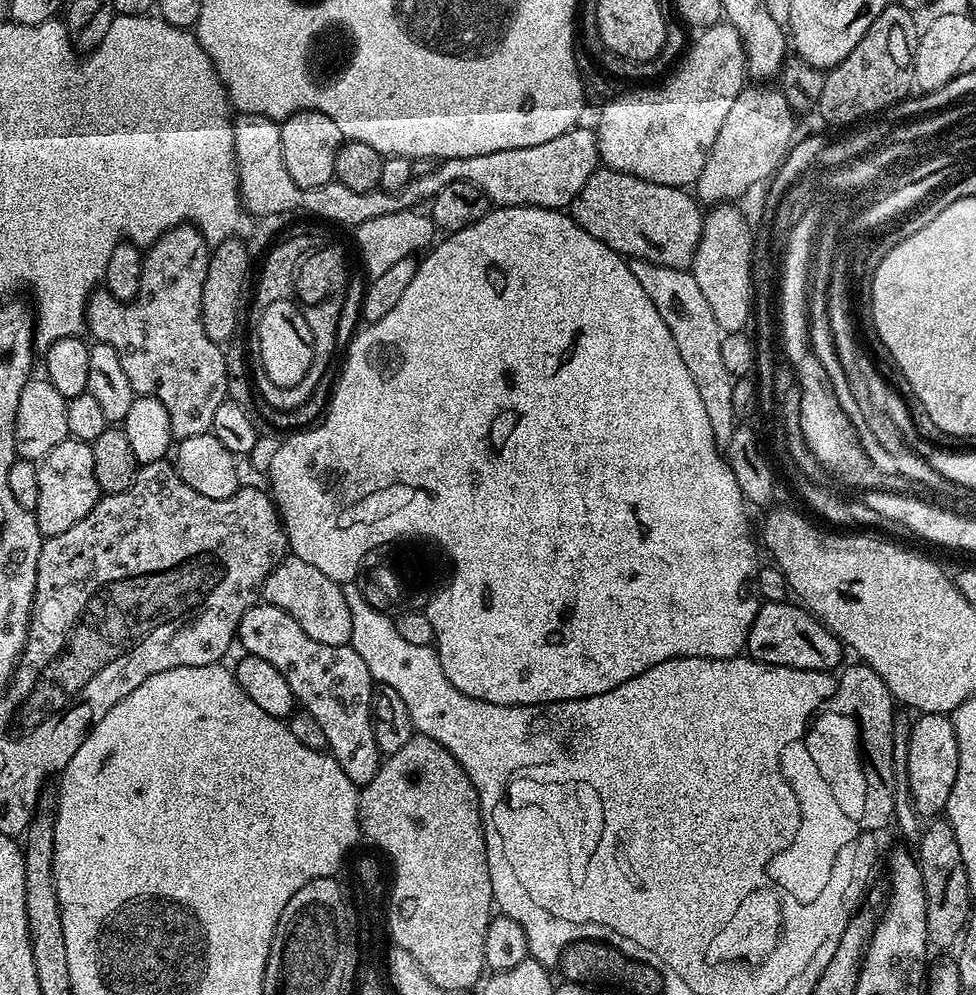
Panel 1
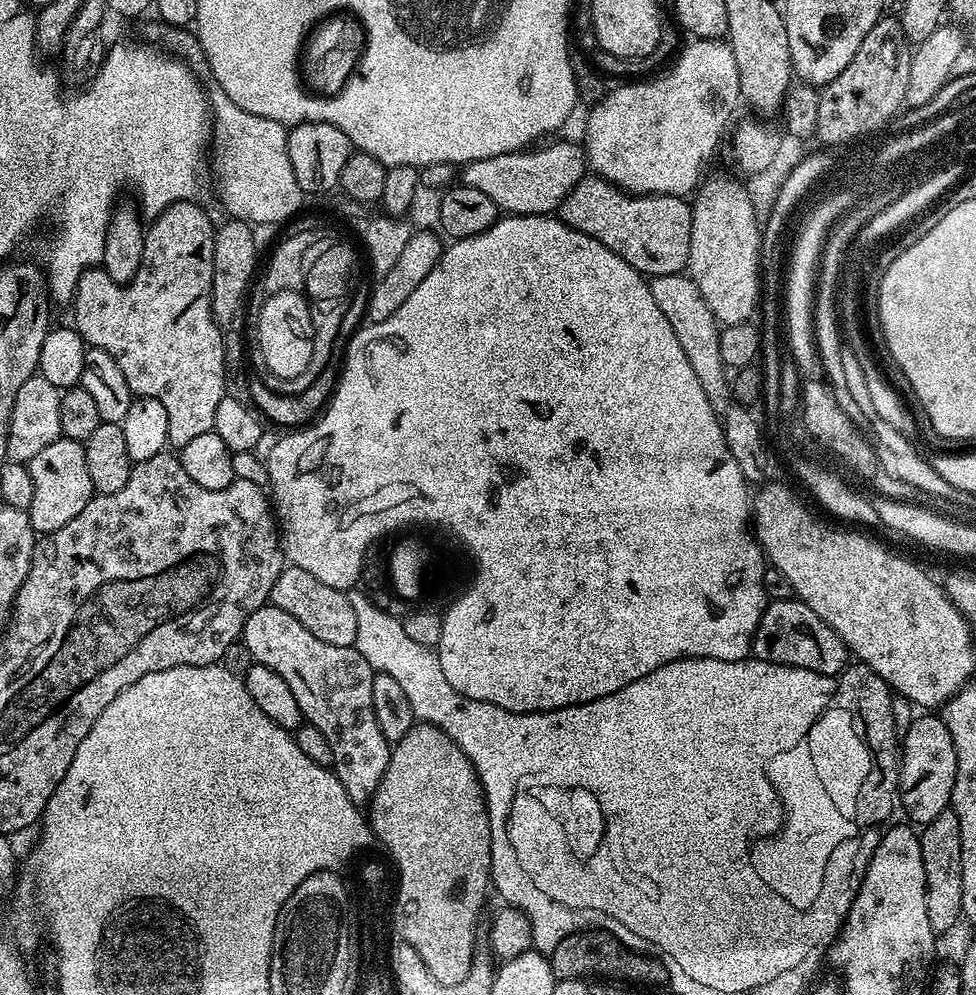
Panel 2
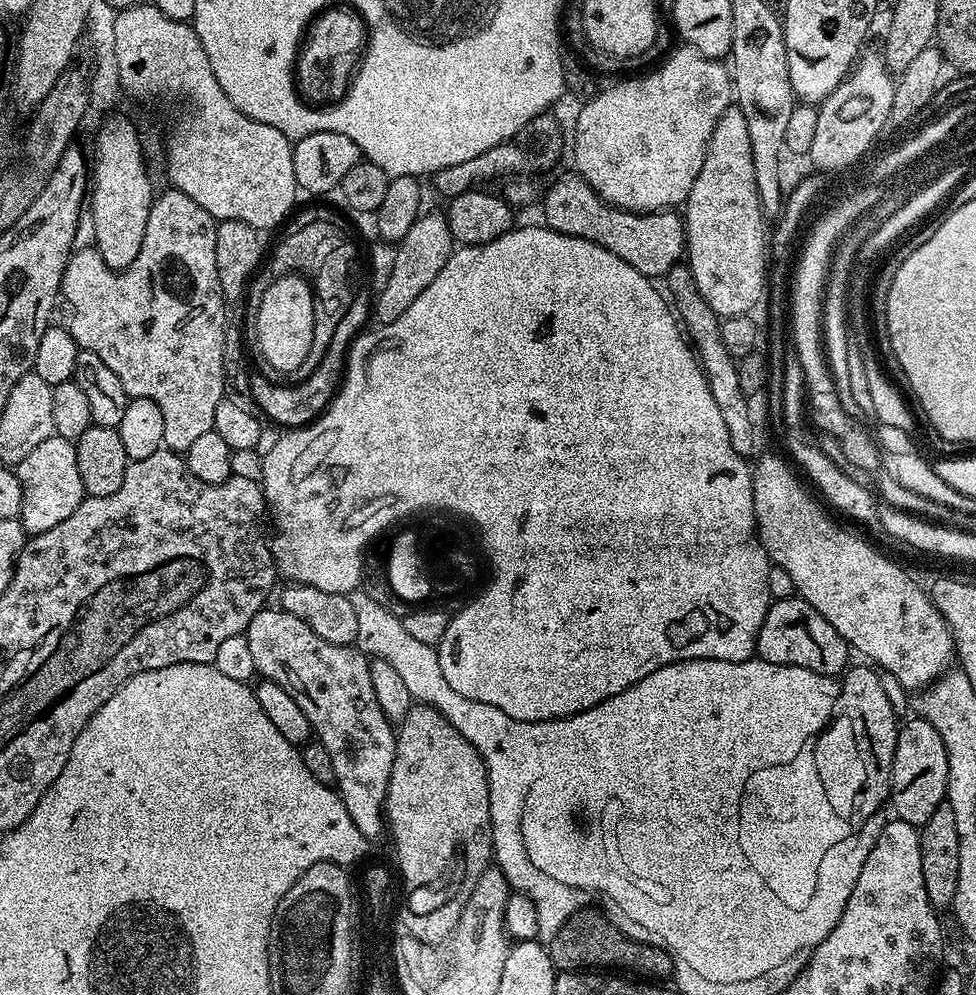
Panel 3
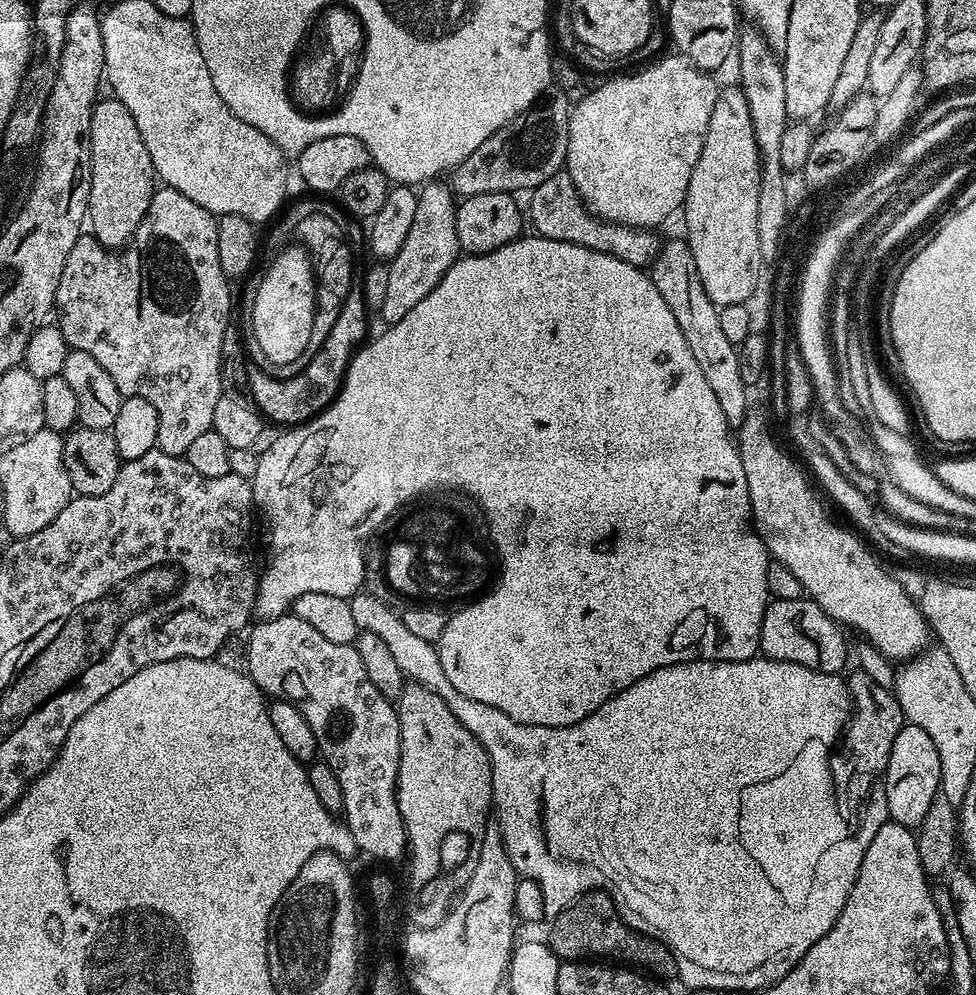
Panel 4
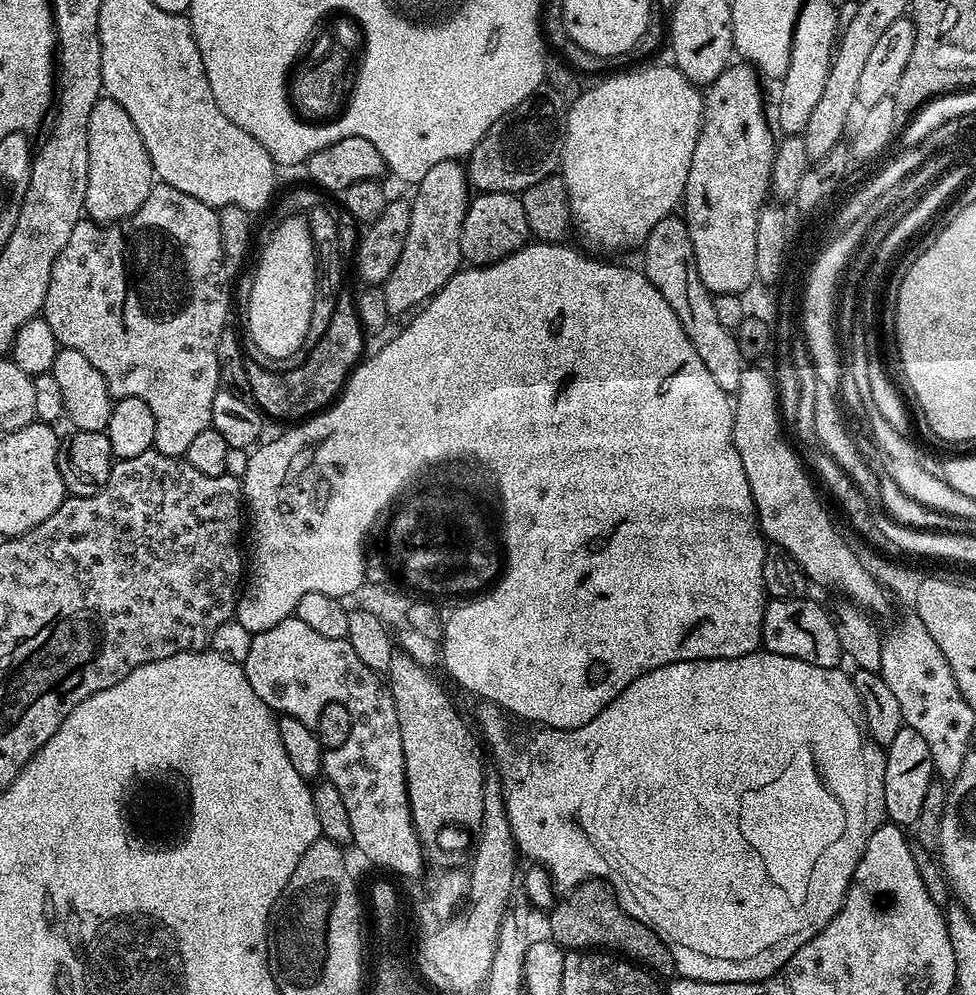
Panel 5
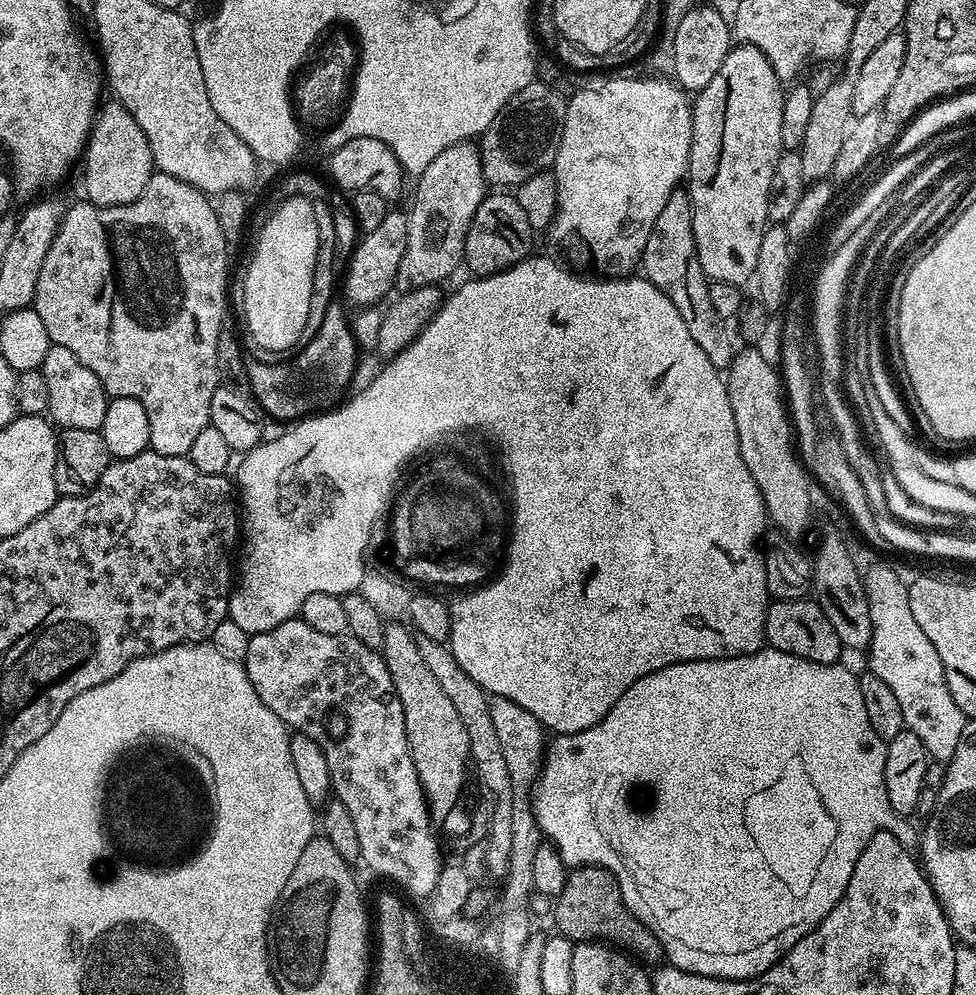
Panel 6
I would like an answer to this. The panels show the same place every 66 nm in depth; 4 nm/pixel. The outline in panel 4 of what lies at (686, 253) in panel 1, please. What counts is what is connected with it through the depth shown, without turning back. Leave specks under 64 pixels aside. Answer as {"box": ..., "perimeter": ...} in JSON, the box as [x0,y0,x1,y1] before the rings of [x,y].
{"box":[526,170,662,269],"perimeter":[[[567,170],[554,174],[554,178],[546,178],[546,182],[531,189],[528,198],[526,220],[535,235],[558,242],[586,246],[590,250],[610,254],[622,262],[630,262],[630,266],[635,268],[647,269],[660,253],[662,240],[661,237],[655,236],[657,234],[655,231],[647,228],[631,228],[625,224],[612,224],[609,220],[601,220],[600,217],[592,215],[578,194]]]}

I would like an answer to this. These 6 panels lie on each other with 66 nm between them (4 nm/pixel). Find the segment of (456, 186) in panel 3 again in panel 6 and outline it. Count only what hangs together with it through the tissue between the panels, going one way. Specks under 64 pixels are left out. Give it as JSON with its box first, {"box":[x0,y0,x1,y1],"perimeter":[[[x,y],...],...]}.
{"box":[478,82,565,190],"perimeter":[[[533,82],[518,90],[518,94],[514,94],[514,98],[510,98],[510,102],[498,110],[494,122],[490,122],[490,126],[479,137],[478,147],[485,181],[489,185],[496,184],[492,186],[512,190],[517,184],[526,182],[526,178],[548,172],[560,145],[565,114],[565,97],[550,86]]]}

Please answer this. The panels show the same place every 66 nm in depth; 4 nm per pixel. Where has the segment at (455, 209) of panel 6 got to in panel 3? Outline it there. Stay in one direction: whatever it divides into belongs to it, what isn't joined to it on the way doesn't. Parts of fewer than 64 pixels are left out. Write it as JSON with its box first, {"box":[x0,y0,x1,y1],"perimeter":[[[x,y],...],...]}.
{"box":[374,214,454,325],"perimeter":[[[421,214],[414,226],[410,226],[410,230],[406,230],[404,237],[395,245],[395,250],[394,270],[390,278],[386,278],[386,286],[382,286],[374,296],[374,320],[377,325],[389,324],[394,322],[394,318],[402,318],[402,313],[412,305],[414,298],[418,298],[418,294],[422,294],[422,290],[426,290],[426,286],[438,278],[438,270],[442,270],[442,266],[446,266],[452,257],[454,241],[447,215]]]}

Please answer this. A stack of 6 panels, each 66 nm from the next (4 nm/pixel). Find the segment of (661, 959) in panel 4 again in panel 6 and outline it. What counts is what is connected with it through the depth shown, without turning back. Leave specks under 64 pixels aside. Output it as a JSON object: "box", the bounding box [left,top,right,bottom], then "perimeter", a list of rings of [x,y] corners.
{"box":[555,864,666,966],"perimeter":[[[588,864],[584,868],[569,871],[566,886],[562,886],[562,894],[555,897],[556,928],[559,935],[570,942],[595,940],[609,946],[615,946],[625,953],[631,954],[641,965],[656,966],[666,952],[665,945],[628,909],[622,898],[620,884],[611,868],[600,868],[596,864]]]}

